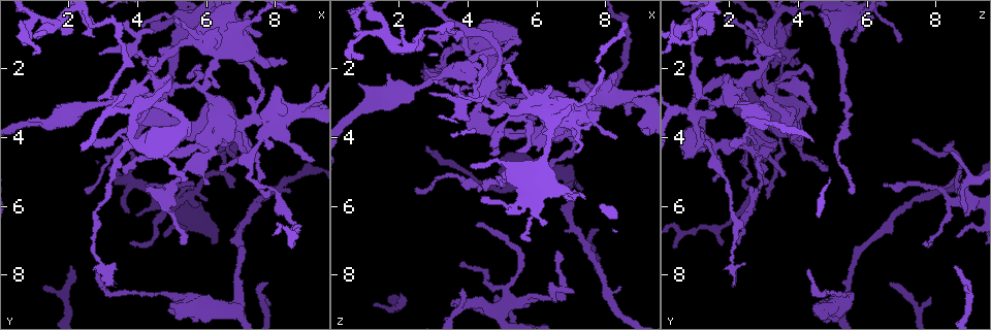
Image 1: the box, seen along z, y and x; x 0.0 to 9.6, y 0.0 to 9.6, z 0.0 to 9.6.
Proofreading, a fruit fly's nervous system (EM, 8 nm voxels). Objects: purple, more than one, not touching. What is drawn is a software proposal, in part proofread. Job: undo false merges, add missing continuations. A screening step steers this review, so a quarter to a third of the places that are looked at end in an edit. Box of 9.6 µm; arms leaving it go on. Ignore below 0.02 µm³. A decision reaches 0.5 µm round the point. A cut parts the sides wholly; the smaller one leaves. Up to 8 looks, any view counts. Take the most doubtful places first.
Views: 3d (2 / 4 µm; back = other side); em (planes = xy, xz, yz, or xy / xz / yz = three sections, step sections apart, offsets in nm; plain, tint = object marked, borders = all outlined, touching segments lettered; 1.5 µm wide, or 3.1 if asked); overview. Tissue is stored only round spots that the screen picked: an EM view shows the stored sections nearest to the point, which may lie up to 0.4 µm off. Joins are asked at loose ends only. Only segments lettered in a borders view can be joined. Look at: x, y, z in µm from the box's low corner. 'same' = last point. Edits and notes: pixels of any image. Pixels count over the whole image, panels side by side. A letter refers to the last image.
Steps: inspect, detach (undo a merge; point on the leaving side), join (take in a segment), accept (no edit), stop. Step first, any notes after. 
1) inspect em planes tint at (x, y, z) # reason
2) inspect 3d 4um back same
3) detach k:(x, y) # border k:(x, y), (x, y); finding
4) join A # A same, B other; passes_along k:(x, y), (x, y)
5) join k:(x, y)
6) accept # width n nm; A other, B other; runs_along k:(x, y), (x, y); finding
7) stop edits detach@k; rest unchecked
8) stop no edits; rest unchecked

inspect 3d 4um at (6.60, 4.10, 7.35) # an open end

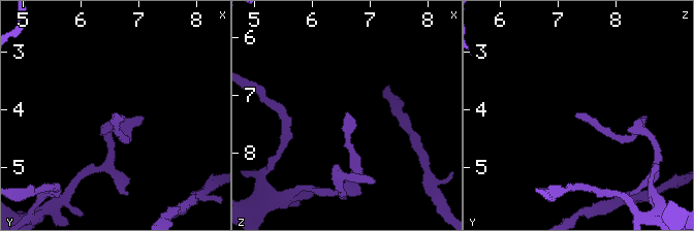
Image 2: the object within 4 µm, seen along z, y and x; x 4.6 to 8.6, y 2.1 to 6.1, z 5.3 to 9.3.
inspect em planes borders at (6.60, 4.05, 7.30) # shape alone is not enough

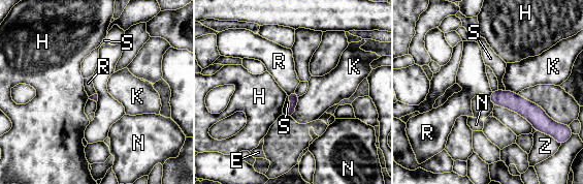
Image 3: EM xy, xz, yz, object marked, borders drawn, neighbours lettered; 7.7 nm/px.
accept # longest_contact K 170 nm; E other, H other, K other, N other, R other, S other, Z other; runs_along 3:(492, 97), (514, 101), (544, 123); no lettered segment goes on from it

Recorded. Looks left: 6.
inspect em xy step 4 borders at (8.50, 7.10, 1.85) # branch stops here

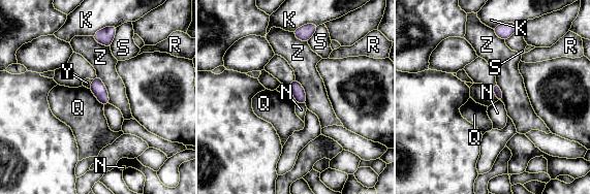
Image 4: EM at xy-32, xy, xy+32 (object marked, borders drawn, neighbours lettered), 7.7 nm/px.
inspect em xz step 4 borders same # cut it another way

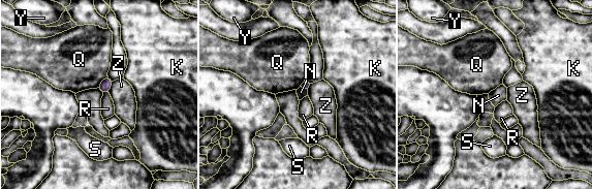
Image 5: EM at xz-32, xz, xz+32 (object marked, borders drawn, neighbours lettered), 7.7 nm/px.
accept # K other, N other, Q other, R other, S other, Y other, Z other; border 5:(103, 92), (107, 93); none of them fits

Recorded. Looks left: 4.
inspect 3d 4um at (3.80, 4.40, 8.40) # an open end

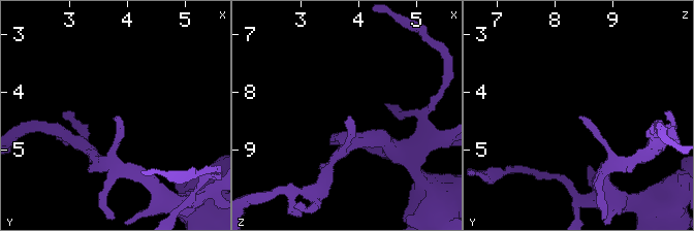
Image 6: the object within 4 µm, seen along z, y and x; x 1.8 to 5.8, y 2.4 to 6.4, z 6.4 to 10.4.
inspect em xy step 8 tint at (3.85, 4.45, 8.45)

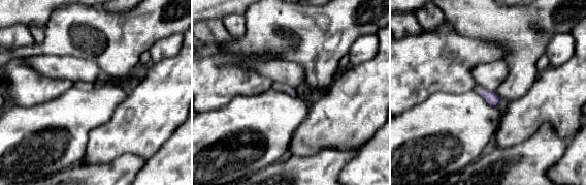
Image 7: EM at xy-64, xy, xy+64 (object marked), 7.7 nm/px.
inspect em planes borders same # another direction

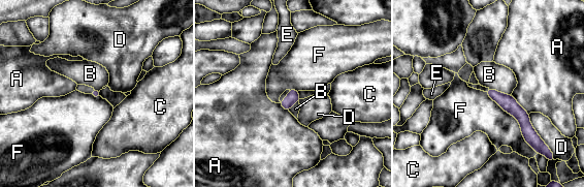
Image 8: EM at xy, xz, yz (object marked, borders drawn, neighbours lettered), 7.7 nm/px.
join E # longest_contact F 600 nm; A other, B other, C other, D other, E same, F other; passes_along 8:(95, 93), (92, 91), (85, 89); the cell continues

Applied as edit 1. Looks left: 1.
stop edits join@8; rest unchecked

